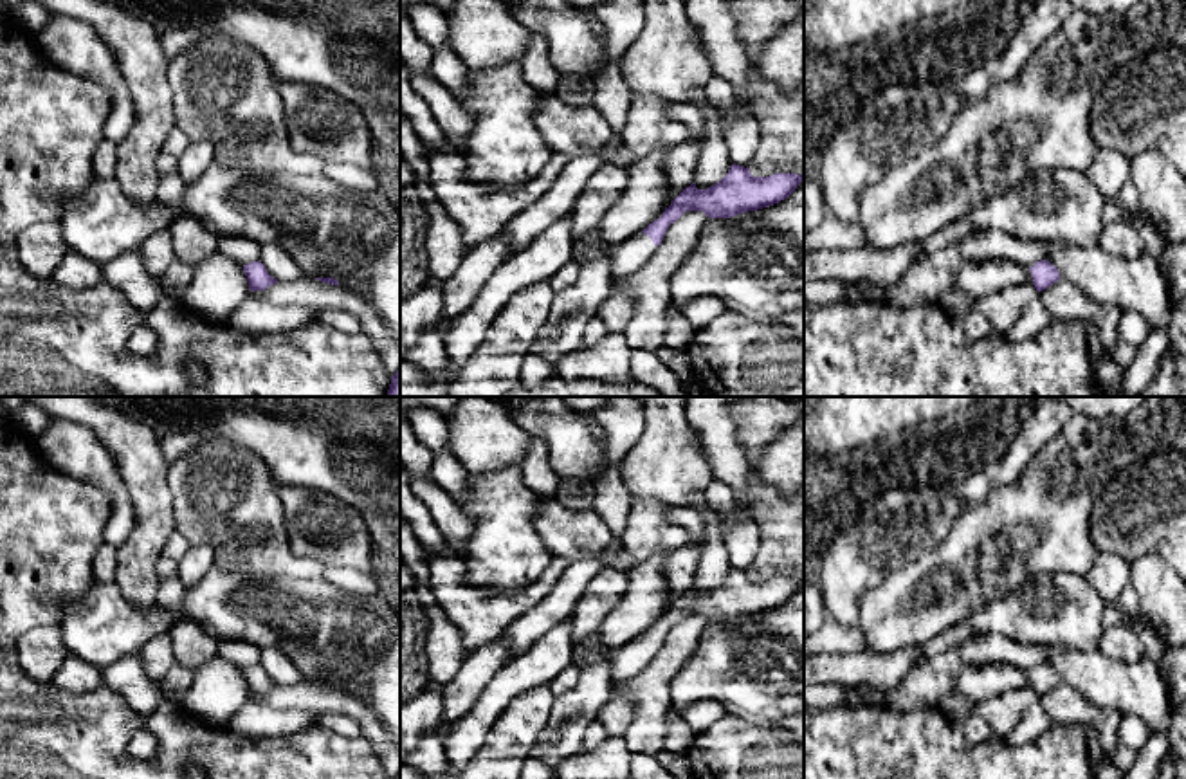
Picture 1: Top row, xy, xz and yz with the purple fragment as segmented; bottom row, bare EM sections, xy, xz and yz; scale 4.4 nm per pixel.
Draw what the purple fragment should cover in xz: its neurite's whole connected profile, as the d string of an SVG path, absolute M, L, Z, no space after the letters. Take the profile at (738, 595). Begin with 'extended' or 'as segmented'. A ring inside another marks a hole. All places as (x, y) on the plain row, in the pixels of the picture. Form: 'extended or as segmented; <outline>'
extended; M732 568L728 577L707 593L698 593L692 586L665 611L658 624L627 646L609 653L611 687L638 674L654 658L669 629L685 615L703 615L708 622L730 622L779 608L788 602L802 584L804 579L797 577L753 581L750 572Z

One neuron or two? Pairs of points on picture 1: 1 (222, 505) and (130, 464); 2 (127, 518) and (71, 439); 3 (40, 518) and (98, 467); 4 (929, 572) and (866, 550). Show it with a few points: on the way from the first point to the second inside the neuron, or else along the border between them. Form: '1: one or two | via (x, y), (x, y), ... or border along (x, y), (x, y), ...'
1: two | border along (166, 464), (166, 485), (175, 505), (177, 522)
2: one | via (119, 498), (116, 485), (89, 458)
3: two | border along (47, 458), (103, 485), (112, 511)
4: two | border along (923, 545), (896, 561), (885, 577), (867, 590)

